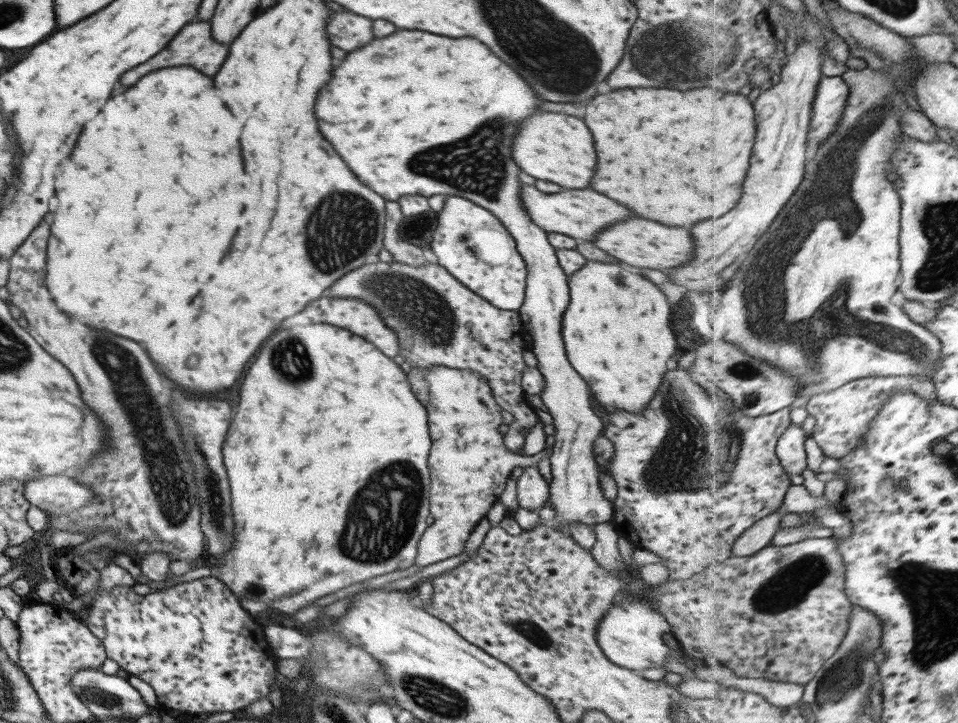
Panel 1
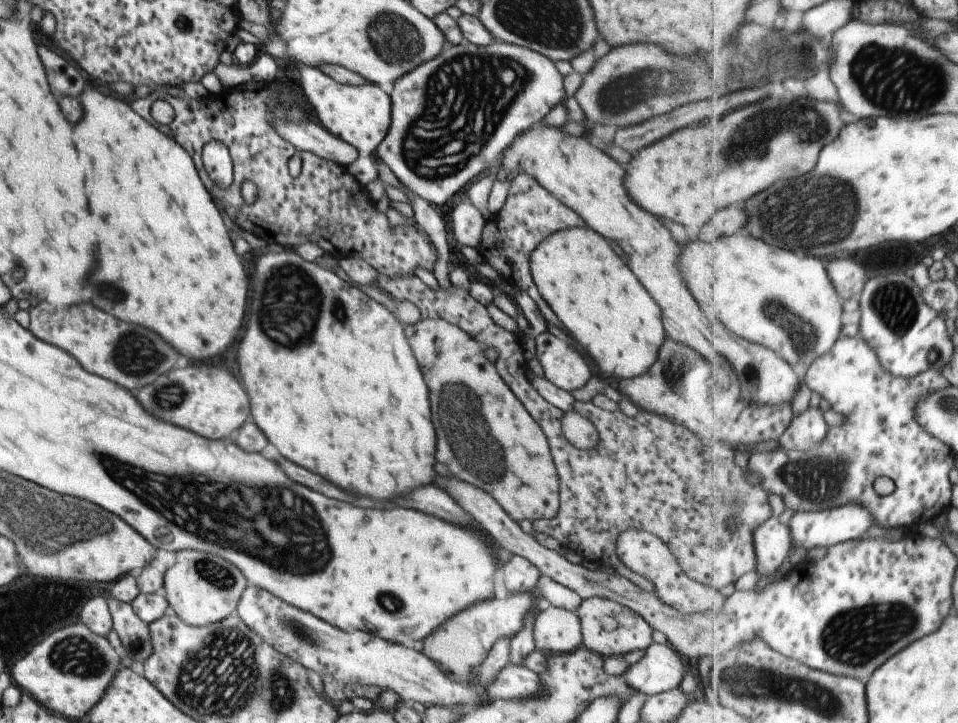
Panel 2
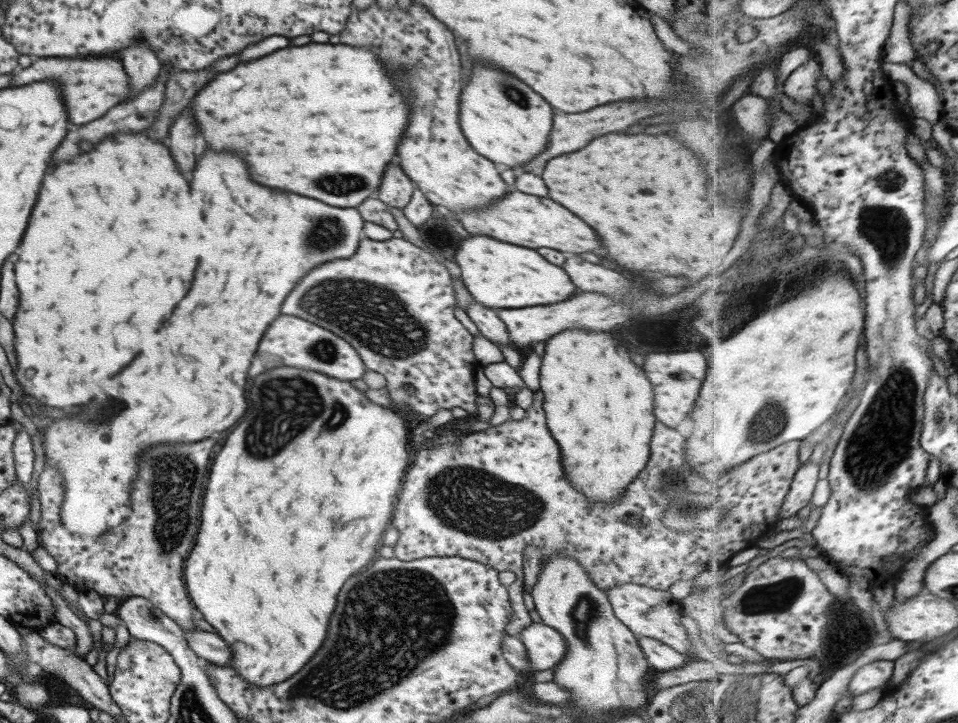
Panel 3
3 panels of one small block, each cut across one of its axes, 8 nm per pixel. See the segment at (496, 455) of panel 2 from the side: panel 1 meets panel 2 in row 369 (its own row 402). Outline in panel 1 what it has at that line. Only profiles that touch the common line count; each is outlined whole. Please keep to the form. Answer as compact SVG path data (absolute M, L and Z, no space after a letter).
M431 366L429 370L417 370L411 367L407 380L409 380L409 386L413 388L411 390L413 396L427 410L427 424L429 424L429 436L431 436L427 469L430 479L428 510L433 517L433 523L421 534L417 543L417 554L413 559L414 564L423 567L461 553L479 520L484 518L486 512L503 493L504 485L513 468L537 465L546 451L541 450L541 454L537 454L535 458L522 458L519 456L521 453L513 453L505 447L502 435L497 430L501 424L501 408L495 402L485 376L465 368L461 370L461 368Z

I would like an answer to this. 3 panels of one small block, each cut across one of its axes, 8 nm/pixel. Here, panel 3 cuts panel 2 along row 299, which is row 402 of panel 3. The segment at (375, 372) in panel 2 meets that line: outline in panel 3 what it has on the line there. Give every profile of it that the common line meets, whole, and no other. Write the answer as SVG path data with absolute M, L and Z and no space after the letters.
M273 368L273 370L267 370L259 376L255 376L249 386L247 386L247 392L245 392L245 398L249 400L249 408L245 412L245 416L241 418L241 422L233 428L233 432L227 436L227 442L221 450L221 454L217 454L213 458L213 464L209 468L209 476L207 476L207 486L205 486L205 492L203 492L203 498L201 498L201 522L199 522L199 530L197 530L197 536L195 536L195 544L191 547L187 558L184 560L183 565L183 582L185 584L189 601L193 606L202 614L201 618L215 630L215 634L221 636L221 640L225 640L225 644L229 646L231 650L231 659L229 659L229 667L233 668L245 682L253 684L253 686L259 686L263 688L265 686L271 686L271 684L279 684L284 680L287 680L299 672L307 662L309 658L319 650L319 646L323 644L325 640L325 632L327 632L327 624L329 624L329 616L333 612L333 606L335 606L335 596L341 588L341 584L355 572L359 572L365 564L372 562L374 558L377 557L377 550L381 544L381 538L383 533L390 526L390 520L393 515L393 507L395 506L396 497L401 489L401 478L404 477L405 468L407 468L407 452L409 440L409 431L404 427L404 421L392 410L385 406L377 405L366 398L364 392L353 387L347 380L335 380L334 378L329 378L321 372L313 372L311 370L299 370L299 368Z

